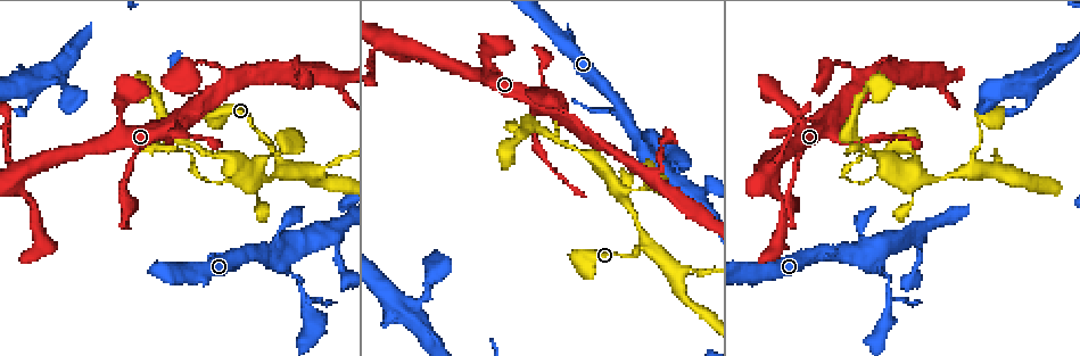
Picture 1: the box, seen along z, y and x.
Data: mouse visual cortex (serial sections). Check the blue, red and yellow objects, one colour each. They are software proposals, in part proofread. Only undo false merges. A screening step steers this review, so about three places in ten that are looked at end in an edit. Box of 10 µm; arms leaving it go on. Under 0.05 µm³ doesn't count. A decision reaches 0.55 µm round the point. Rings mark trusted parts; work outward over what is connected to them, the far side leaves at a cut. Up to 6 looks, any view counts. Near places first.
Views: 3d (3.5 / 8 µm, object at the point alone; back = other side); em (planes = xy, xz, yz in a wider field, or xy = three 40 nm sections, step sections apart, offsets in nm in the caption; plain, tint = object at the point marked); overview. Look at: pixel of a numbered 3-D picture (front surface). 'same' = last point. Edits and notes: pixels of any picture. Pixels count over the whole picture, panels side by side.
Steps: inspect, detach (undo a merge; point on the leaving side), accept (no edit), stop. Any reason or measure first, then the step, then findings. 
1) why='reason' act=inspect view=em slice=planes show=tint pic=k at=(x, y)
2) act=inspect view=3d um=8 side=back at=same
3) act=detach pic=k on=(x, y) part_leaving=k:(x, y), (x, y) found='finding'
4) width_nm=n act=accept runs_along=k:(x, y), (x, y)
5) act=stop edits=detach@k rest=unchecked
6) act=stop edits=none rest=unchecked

why='thin arm on a thick one' act=inspect view=3d um=8 pic=1 at=(971, 166)

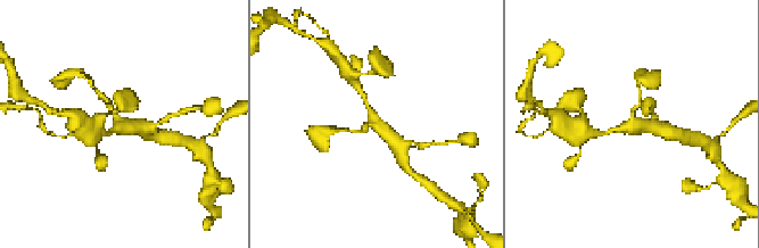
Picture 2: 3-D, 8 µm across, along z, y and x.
why='shape alone is not enough' act=inspect view=em slice=xy step=5 show=tint at=same

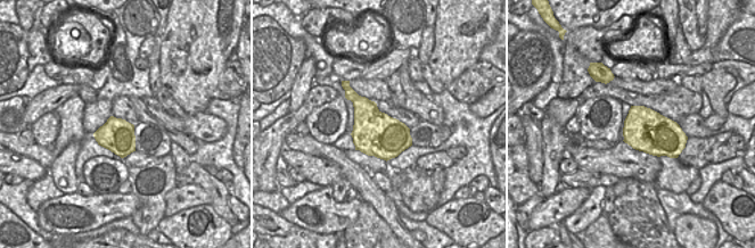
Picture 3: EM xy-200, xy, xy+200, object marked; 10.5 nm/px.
arm_widths_nm=150,200,450 act=accept runs_along=2:(641, 94), (633, 123), (607, 132) found='one cell here'

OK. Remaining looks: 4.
why='branch point' act=inspect view=3d um=3.5 pic=1 at=(889, 166)

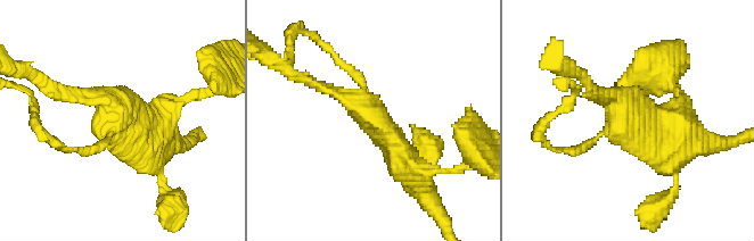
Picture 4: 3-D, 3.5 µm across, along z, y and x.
act=inspect view=em slice=xy step=2 show=plain pic=4 at=(375, 115)

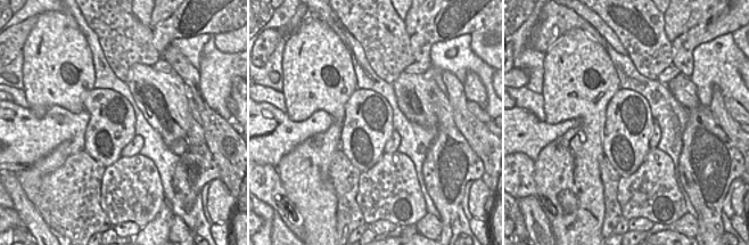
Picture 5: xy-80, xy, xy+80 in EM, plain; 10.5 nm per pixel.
why='where the object lies' act=inspect view=em slice=xy step=2 show=tint at=same

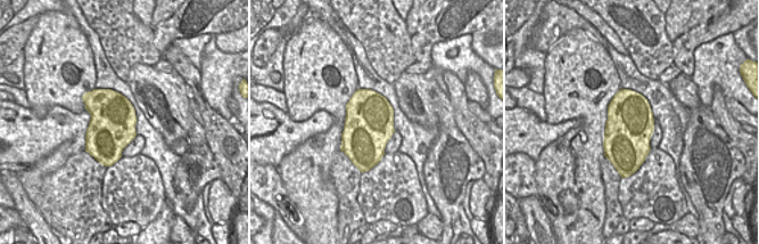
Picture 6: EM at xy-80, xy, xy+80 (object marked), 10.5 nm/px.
act=detach pic=4 on=(85, 152) found='a second cell is stuck on'

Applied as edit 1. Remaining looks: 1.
why='four or more arms meet' act=inspect view=3d um=3.5 pic=1 at=(275, 249)

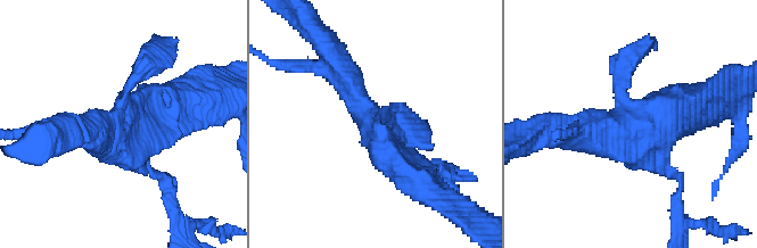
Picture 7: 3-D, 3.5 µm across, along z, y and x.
act=accept found='one cell here'

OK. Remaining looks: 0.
act=stop edits=detach@4 rest=unchecked

